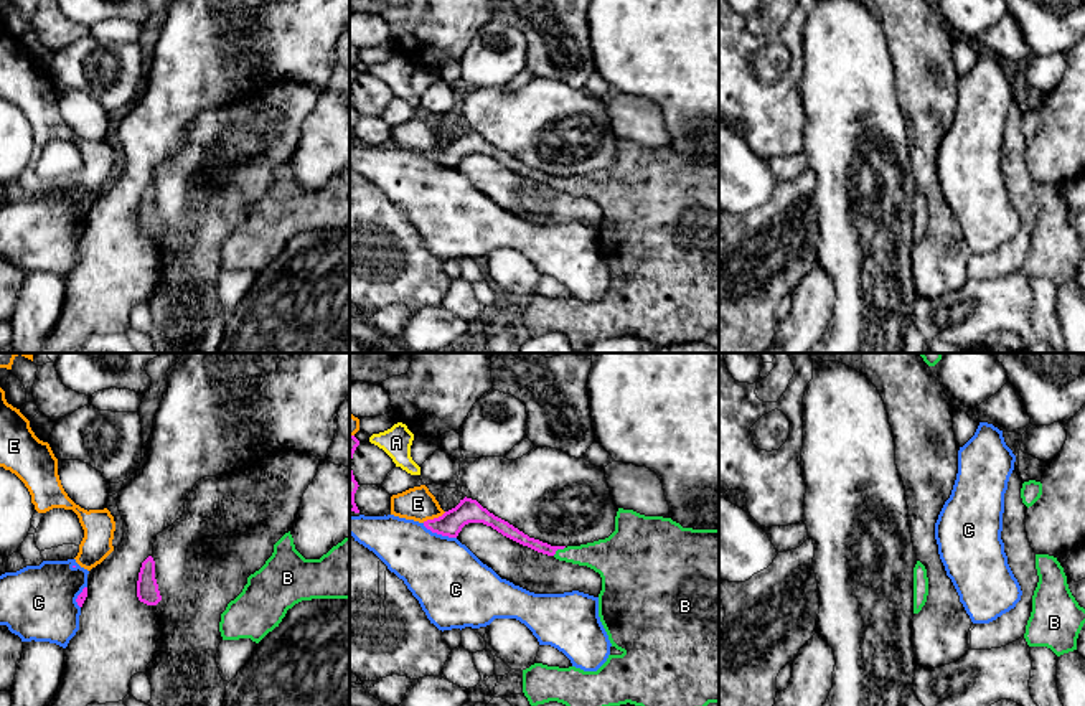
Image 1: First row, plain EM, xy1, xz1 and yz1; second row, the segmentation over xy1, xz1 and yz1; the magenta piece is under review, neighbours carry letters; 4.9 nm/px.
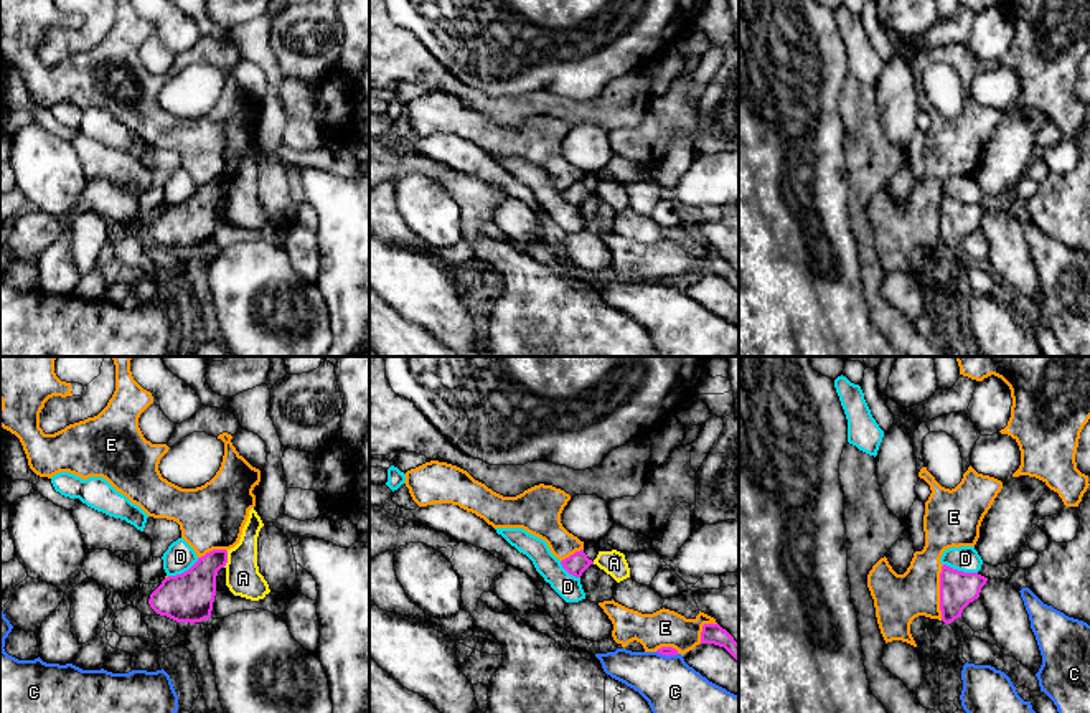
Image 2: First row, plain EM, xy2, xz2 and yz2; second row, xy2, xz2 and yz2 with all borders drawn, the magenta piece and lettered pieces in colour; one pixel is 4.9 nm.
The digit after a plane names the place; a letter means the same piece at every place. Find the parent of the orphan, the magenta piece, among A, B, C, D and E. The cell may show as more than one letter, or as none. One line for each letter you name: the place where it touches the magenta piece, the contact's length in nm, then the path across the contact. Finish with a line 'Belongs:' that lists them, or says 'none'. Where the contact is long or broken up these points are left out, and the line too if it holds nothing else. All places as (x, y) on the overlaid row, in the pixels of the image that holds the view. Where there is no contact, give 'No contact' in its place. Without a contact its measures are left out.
B: Touches magenta at xz1 (558, 548). Shared border 80 nm. Path across: xz1 (510, 531), (543, 548), (558, 548), (568, 555), (607, 556)
Belongs: B

